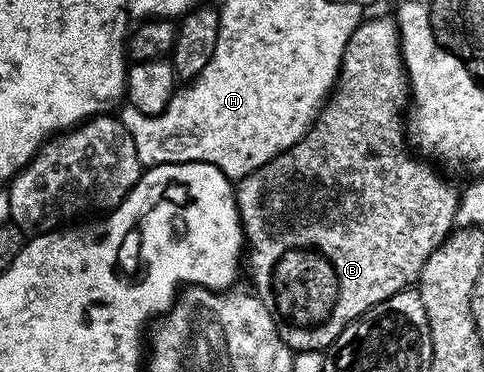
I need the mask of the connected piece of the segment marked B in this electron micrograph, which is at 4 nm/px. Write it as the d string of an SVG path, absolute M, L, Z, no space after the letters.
M394 16L370 17L360 21L353 35L349 35L349 43L345 43L343 62L339 68L339 77L335 80L335 88L323 108L319 110L319 116L315 118L315 123L308 129L307 134L293 147L289 147L257 171L238 178L234 186L235 202L239 208L245 238L245 265L246 268L247 265L251 268L251 273L255 276L254 292L259 300L265 303L269 315L273 315L273 323L284 345L301 353L308 353L314 349L330 350L337 335L341 335L341 331L345 331L345 327L349 327L362 313L367 313L377 303L389 299L394 293L414 286L418 282L421 267L425 267L425 259L429 259L429 255L433 255L433 251L439 248L456 228L455 216L461 196L460 190L455 190L434 169L436 166L430 160L420 159L418 156L411 157L412 150L409 148L405 132L409 82L399 47L399 22Z

